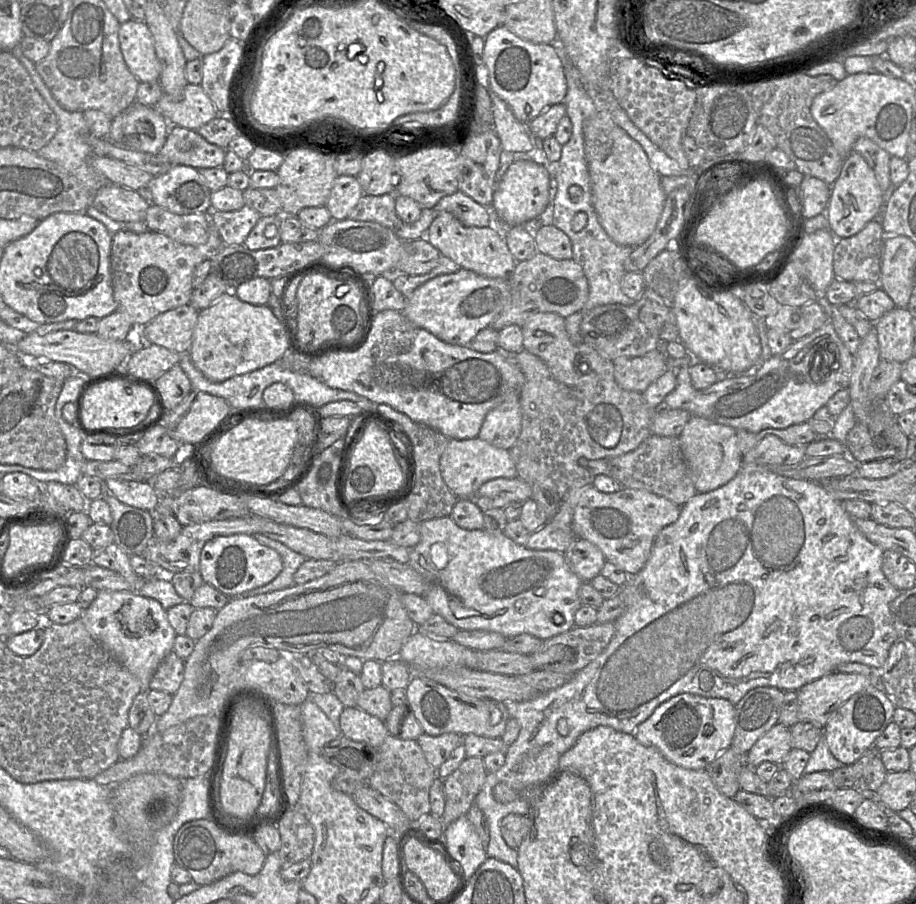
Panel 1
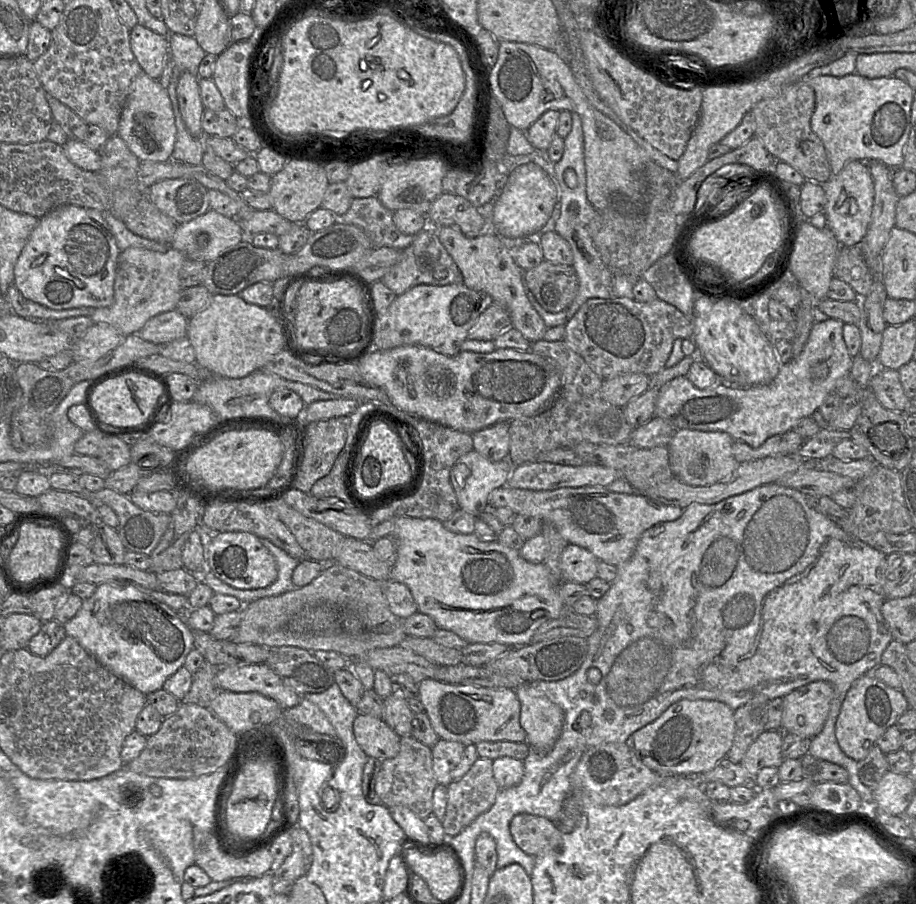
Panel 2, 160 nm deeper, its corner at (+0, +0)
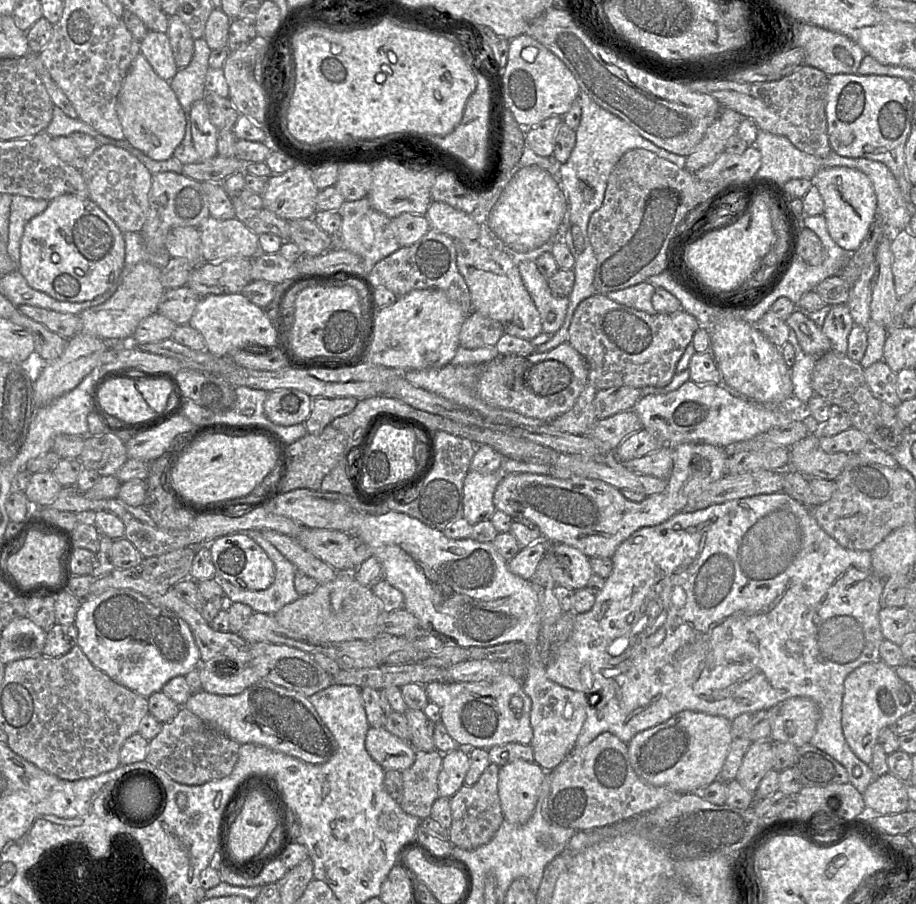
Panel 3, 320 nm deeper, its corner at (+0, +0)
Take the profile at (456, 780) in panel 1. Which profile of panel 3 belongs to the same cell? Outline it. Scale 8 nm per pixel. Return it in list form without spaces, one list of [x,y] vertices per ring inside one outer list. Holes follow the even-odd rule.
[[[490,763],[473,786],[463,785],[450,798],[452,824],[448,832],[453,846],[474,850],[485,845],[491,841],[503,823],[504,816],[498,794],[499,768],[497,764]]]

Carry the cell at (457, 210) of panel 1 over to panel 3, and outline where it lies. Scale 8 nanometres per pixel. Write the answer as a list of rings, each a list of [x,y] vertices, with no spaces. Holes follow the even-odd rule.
[[[432,201],[426,213],[430,229],[444,233],[452,239],[477,240],[479,224],[467,213],[444,202]]]

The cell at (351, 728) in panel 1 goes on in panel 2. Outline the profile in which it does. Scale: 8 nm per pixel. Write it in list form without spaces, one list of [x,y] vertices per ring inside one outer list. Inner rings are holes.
[[[358,714],[353,723],[353,732],[368,757],[386,760],[399,753],[401,737],[383,719]]]

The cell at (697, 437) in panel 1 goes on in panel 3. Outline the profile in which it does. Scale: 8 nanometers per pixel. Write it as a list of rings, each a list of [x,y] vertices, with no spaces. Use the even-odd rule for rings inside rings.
[[[681,443],[672,447],[673,467],[662,493],[647,496],[641,502],[625,498],[621,491],[602,480],[577,475],[557,479],[549,475],[507,474],[497,485],[493,503],[511,518],[525,518],[536,524],[543,540],[566,544],[589,558],[612,558],[618,546],[635,531],[661,524],[683,511],[691,495],[698,495],[711,483],[721,479],[727,470],[724,447],[704,443]]]

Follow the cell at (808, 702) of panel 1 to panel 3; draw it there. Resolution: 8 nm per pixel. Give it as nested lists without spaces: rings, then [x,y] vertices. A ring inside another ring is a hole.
[[[791,697],[767,710],[771,725],[770,740],[789,742],[797,748],[810,743],[820,718],[820,709],[811,699]]]

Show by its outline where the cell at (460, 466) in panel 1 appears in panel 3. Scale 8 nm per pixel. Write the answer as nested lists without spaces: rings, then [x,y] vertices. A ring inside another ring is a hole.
[[[473,470],[467,473],[463,483],[463,518],[472,526],[491,519],[496,510],[493,495],[504,476],[500,470],[490,474]]]

